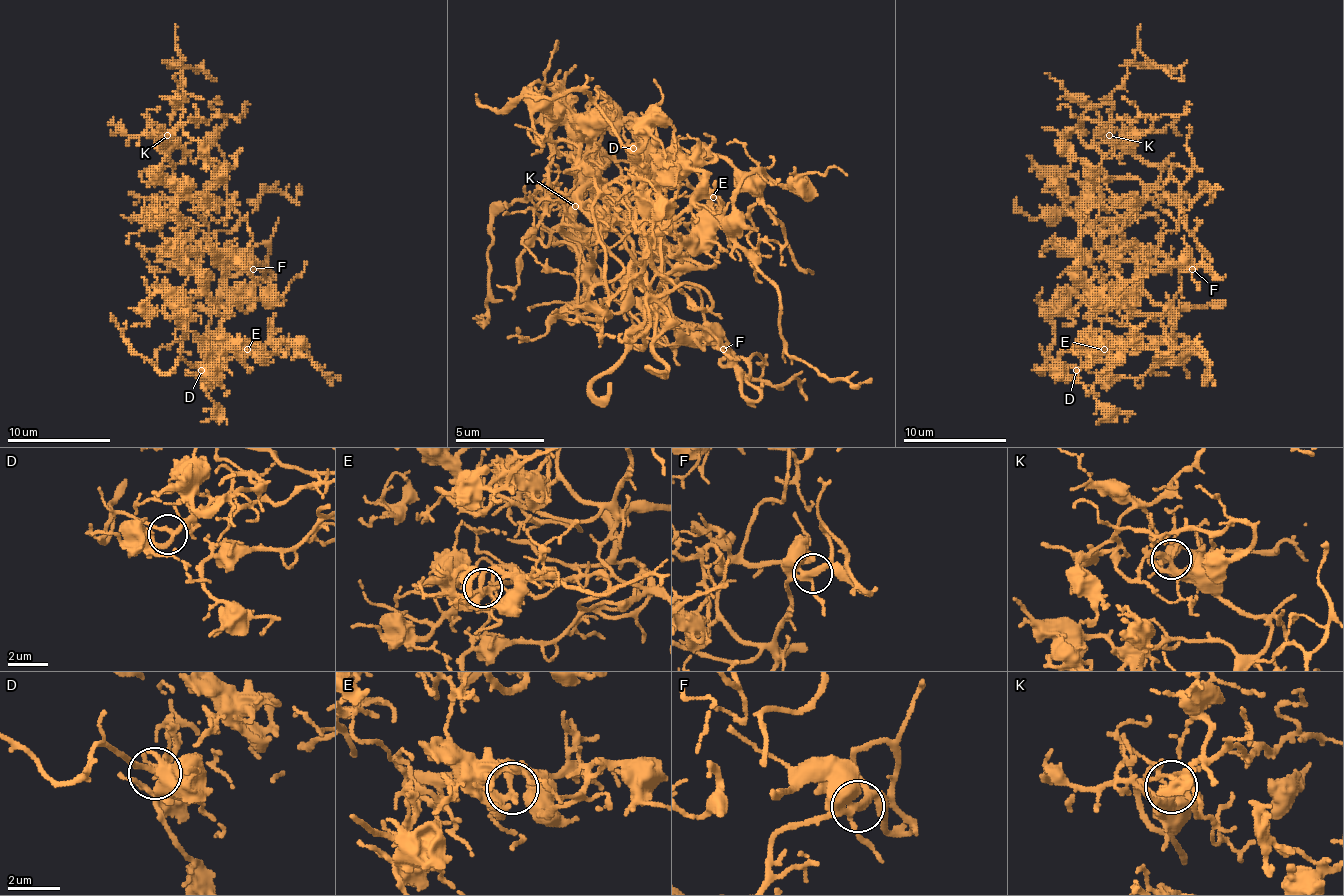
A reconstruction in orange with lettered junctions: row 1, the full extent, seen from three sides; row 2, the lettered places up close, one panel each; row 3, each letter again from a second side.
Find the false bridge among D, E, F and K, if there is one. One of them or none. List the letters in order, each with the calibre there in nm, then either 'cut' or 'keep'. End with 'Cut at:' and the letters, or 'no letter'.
D: calibre 200 nm; keep
E: calibre 260 nm; keep
F: calibre 240 nm; keep
K: calibre 240 nm; keep
Cut at: no letter

